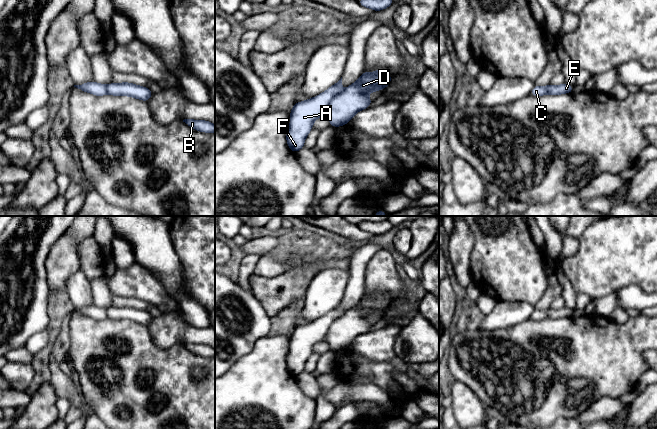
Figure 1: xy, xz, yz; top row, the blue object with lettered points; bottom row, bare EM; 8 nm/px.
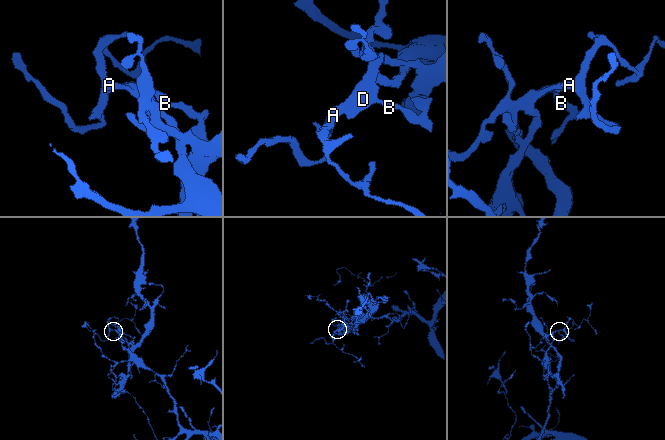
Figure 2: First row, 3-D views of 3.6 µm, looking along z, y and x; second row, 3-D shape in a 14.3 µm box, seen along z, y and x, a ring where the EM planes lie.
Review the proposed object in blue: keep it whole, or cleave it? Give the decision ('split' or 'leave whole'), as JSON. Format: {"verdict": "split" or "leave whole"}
{"verdict": "split"}

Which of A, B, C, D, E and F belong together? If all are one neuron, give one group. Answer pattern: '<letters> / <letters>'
A C F / B D E

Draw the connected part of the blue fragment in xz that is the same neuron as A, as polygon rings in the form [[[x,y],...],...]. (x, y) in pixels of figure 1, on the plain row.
[[[342,301],[323,317],[302,326],[296,326],[290,336],[290,349],[286,358],[288,371],[294,377],[304,371],[305,363],[316,343],[326,340],[331,324],[342,315]]]

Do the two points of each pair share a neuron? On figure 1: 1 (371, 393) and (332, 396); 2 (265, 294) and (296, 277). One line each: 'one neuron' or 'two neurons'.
1: one neuron
2: one neuron

